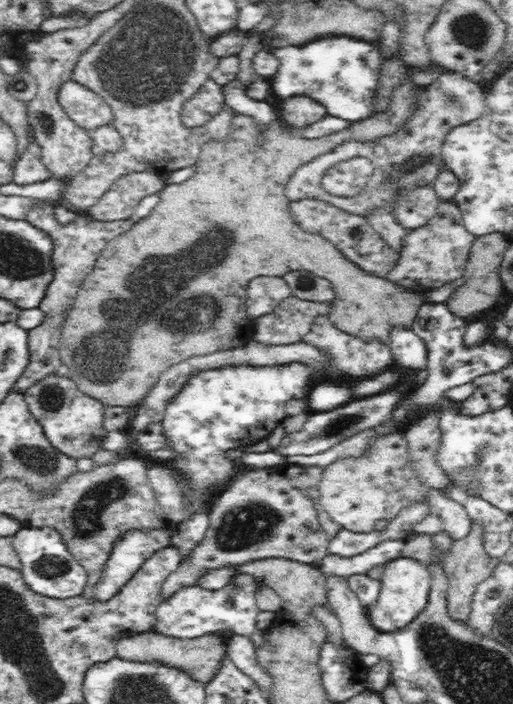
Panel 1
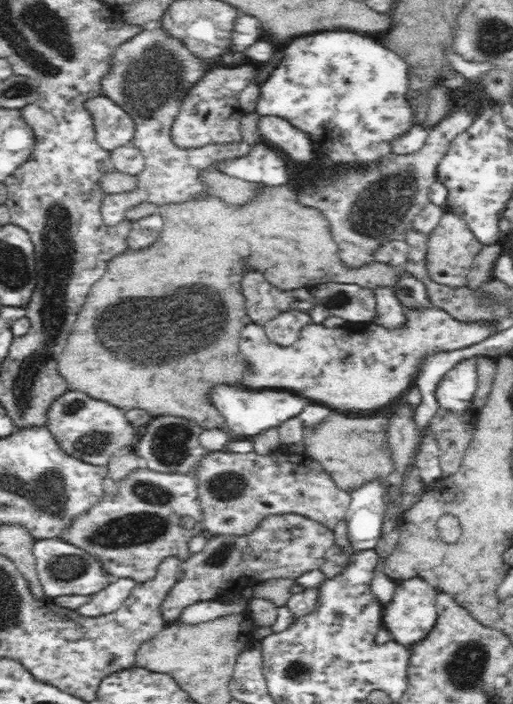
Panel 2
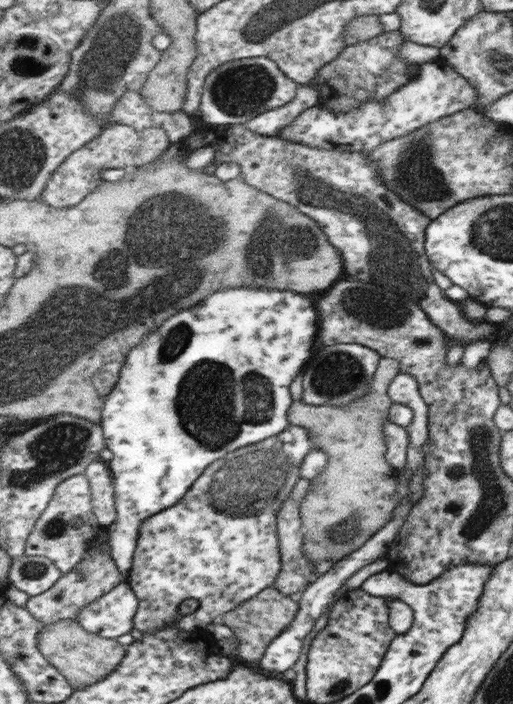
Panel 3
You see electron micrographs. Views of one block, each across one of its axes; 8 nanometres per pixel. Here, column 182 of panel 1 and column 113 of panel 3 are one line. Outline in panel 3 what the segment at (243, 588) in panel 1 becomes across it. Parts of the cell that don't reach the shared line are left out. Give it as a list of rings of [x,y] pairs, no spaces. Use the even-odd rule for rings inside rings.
[[[122,582],[92,605],[82,609],[77,619],[90,632],[104,638],[117,639],[132,630],[137,606],[134,591],[127,582]]]

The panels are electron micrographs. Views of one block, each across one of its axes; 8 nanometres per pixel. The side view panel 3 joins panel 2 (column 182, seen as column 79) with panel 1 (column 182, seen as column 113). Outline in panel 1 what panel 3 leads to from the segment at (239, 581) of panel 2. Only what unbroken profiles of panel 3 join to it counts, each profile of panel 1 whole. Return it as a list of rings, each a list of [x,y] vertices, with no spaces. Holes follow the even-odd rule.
[[[284,462],[269,469],[253,469],[246,477],[228,486],[208,509],[210,524],[203,537],[189,554],[186,554],[186,558],[182,558],[178,570],[166,577],[161,588],[161,600],[168,600],[182,588],[197,586],[198,580],[206,572],[216,568],[236,567],[266,558],[284,558],[303,564],[318,564],[328,555],[328,536],[319,523],[313,500],[307,496],[307,490],[312,486],[320,486],[323,472],[324,468],[317,466],[298,466]]]

